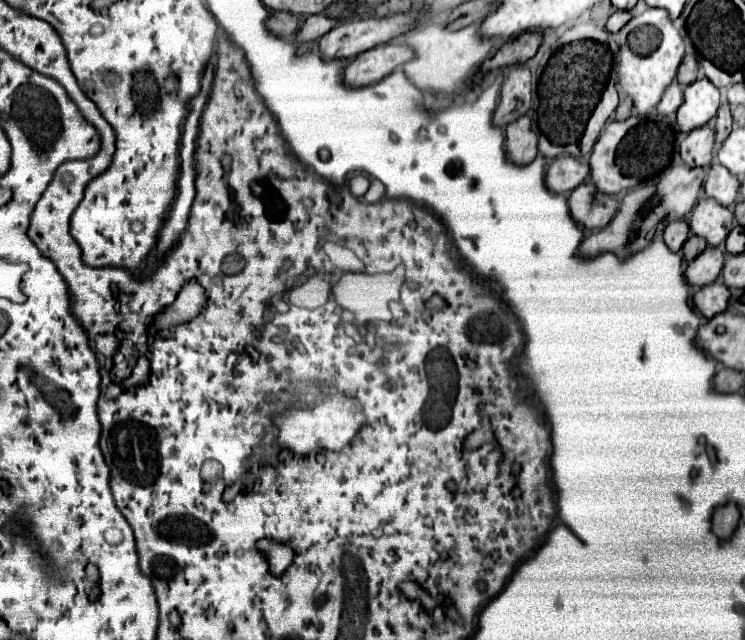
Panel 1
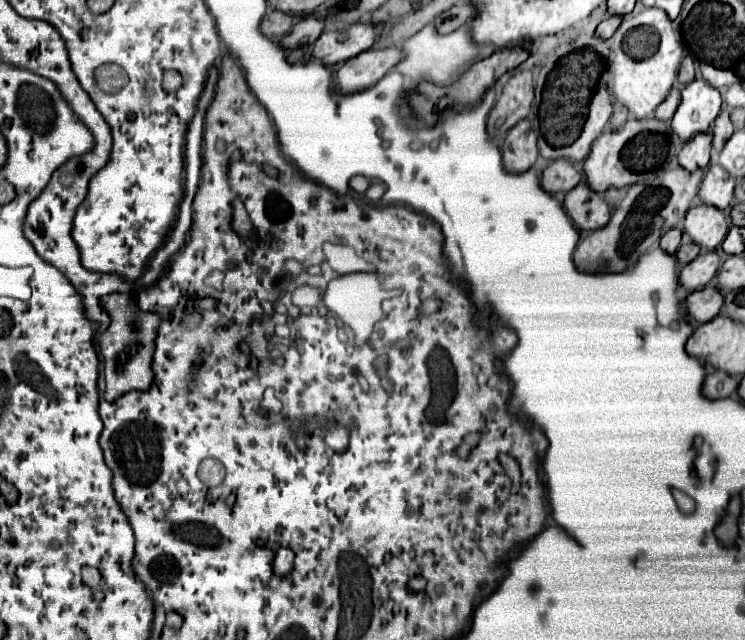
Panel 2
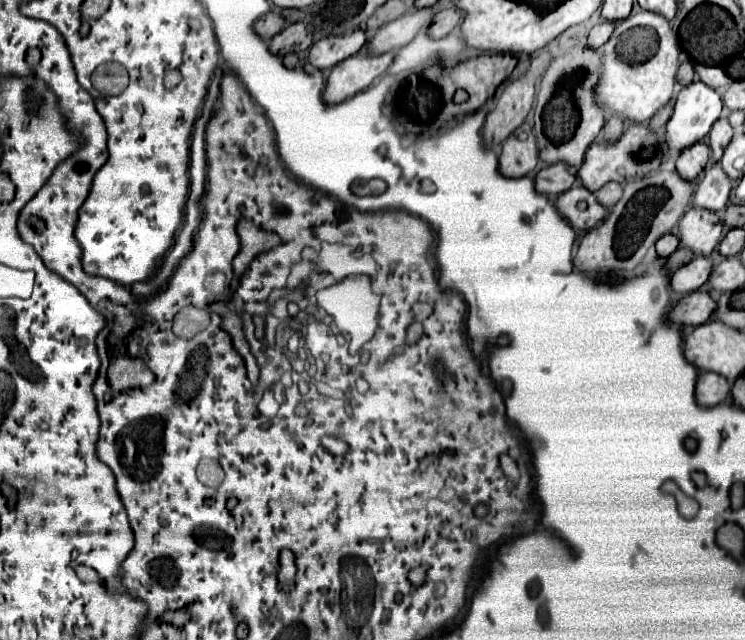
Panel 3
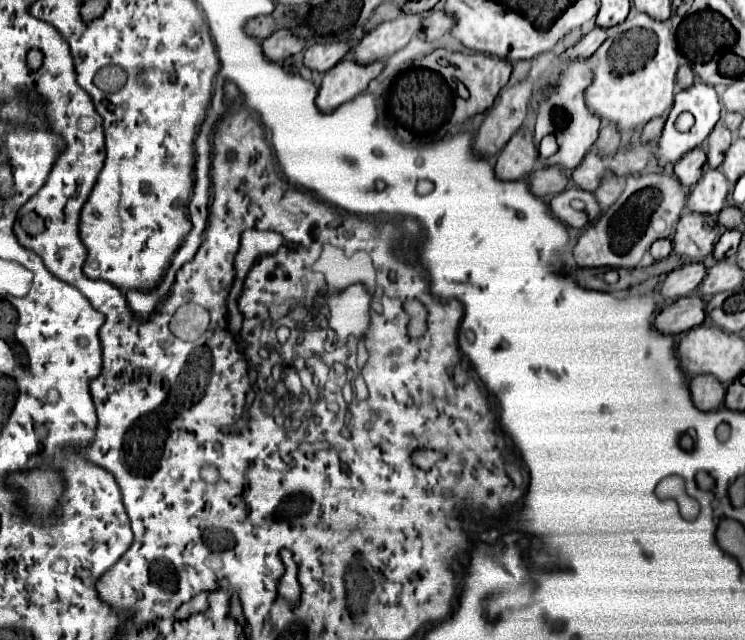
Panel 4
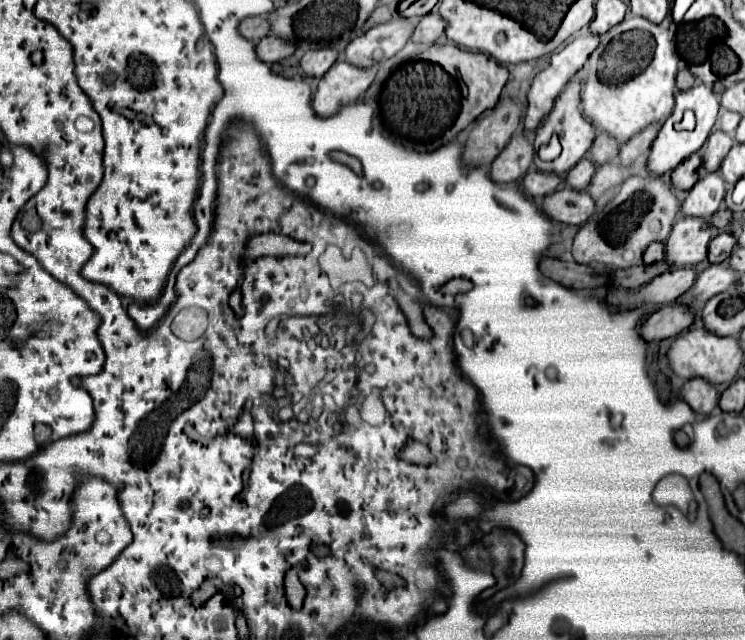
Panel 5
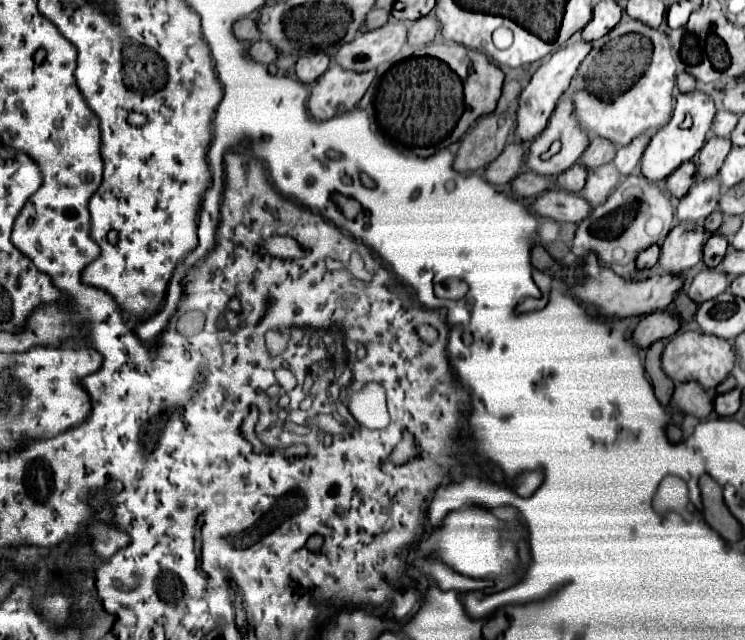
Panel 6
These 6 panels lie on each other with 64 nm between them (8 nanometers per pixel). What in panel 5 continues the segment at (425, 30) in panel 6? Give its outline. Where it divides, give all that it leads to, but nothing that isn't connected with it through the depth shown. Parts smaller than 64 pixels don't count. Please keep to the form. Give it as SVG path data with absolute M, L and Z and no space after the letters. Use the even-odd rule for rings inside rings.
M430 12L428 16L422 18L422 22L420 22L420 26L416 28L412 40L414 40L414 42L432 44L432 42L436 42L436 38L442 34L444 26L446 26L444 18L442 18L438 12Z

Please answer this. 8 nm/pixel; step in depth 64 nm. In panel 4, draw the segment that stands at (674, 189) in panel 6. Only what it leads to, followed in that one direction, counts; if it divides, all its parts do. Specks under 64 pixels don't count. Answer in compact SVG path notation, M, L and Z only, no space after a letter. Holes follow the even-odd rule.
M698 146L694 150L690 150L688 154L684 154L676 166L674 166L674 174L680 178L682 186L692 186L700 180L702 176L702 166L706 164L706 154L704 150Z

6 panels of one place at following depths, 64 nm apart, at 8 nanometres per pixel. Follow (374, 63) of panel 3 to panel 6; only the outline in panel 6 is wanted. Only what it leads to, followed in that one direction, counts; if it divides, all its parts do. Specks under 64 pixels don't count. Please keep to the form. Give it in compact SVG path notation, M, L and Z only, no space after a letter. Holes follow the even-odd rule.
M332 64L312 86L308 98L310 116L316 120L328 120L356 108L356 104L372 84L374 76L376 70L352 72L340 68L338 64Z

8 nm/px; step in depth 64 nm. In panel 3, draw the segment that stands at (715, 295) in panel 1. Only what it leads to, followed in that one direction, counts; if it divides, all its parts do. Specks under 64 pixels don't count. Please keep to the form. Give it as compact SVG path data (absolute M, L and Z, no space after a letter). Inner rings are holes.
M696 290L692 294L686 294L680 304L676 304L670 312L670 320L674 324L684 326L698 326L708 322L708 318L716 310L716 300L706 290Z

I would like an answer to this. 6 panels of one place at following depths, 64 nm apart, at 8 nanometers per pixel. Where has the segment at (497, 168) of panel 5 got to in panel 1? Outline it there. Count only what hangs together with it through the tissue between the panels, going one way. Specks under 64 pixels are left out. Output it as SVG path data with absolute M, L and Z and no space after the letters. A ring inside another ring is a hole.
M522 116L516 122L508 124L506 128L506 148L508 148L508 158L516 164L528 164L536 158L538 148L536 148L538 136L532 130L530 118Z

